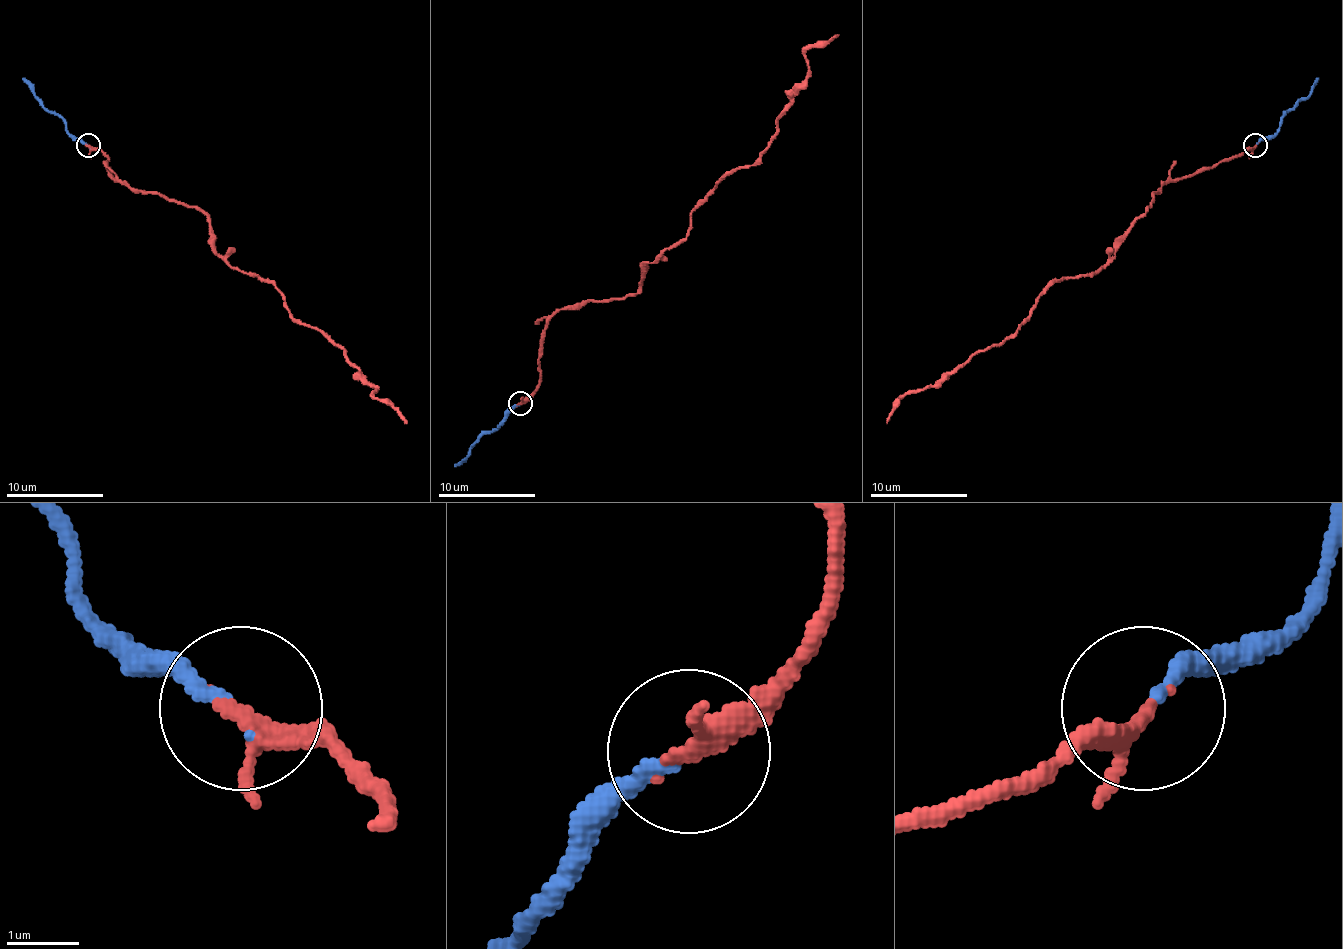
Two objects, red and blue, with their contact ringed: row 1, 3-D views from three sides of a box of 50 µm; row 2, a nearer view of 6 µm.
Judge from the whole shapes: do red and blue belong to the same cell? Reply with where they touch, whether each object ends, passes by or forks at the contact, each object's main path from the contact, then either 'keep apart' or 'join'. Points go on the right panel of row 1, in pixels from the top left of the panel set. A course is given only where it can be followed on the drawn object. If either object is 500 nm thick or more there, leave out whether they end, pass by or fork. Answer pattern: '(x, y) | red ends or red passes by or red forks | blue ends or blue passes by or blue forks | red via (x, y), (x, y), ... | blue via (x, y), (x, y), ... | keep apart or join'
(1255, 145) | red passes by | blue ends | red via (1254, 144), (1171, 179), (1096, 274), (1057, 279), (1020, 327), (932, 386), (906, 393), (886, 422) | blue via (1257, 144), (1279, 130), (1281, 118), (1303, 101), (1318, 79) | join

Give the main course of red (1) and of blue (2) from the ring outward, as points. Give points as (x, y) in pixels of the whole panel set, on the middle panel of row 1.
1: (521, 402), (550, 319), (633, 295), (689, 215), (760, 156), (806, 80), (804, 54), (838, 34)
2: (518, 405), (455, 466)

